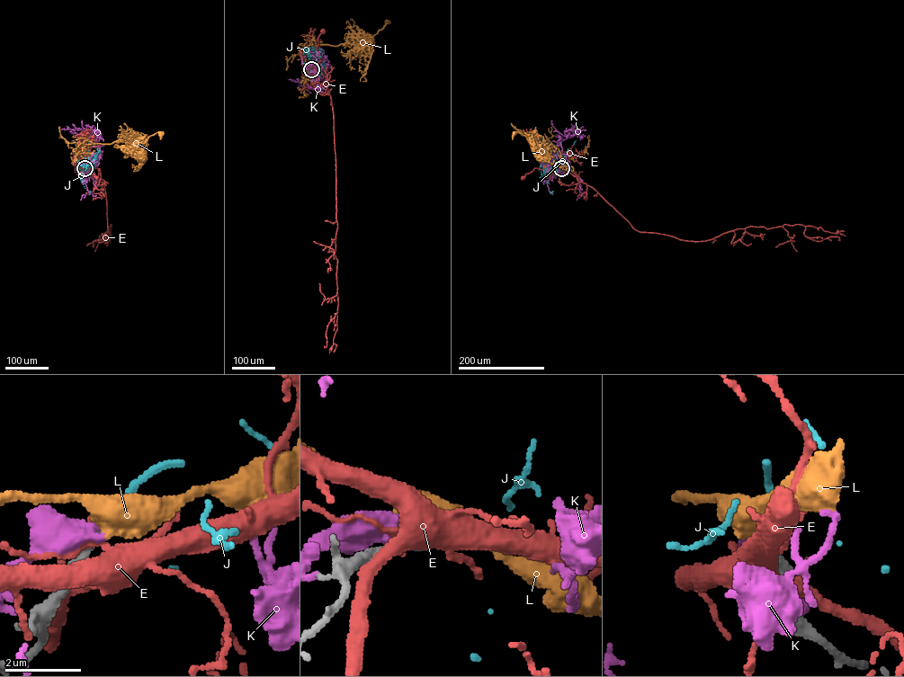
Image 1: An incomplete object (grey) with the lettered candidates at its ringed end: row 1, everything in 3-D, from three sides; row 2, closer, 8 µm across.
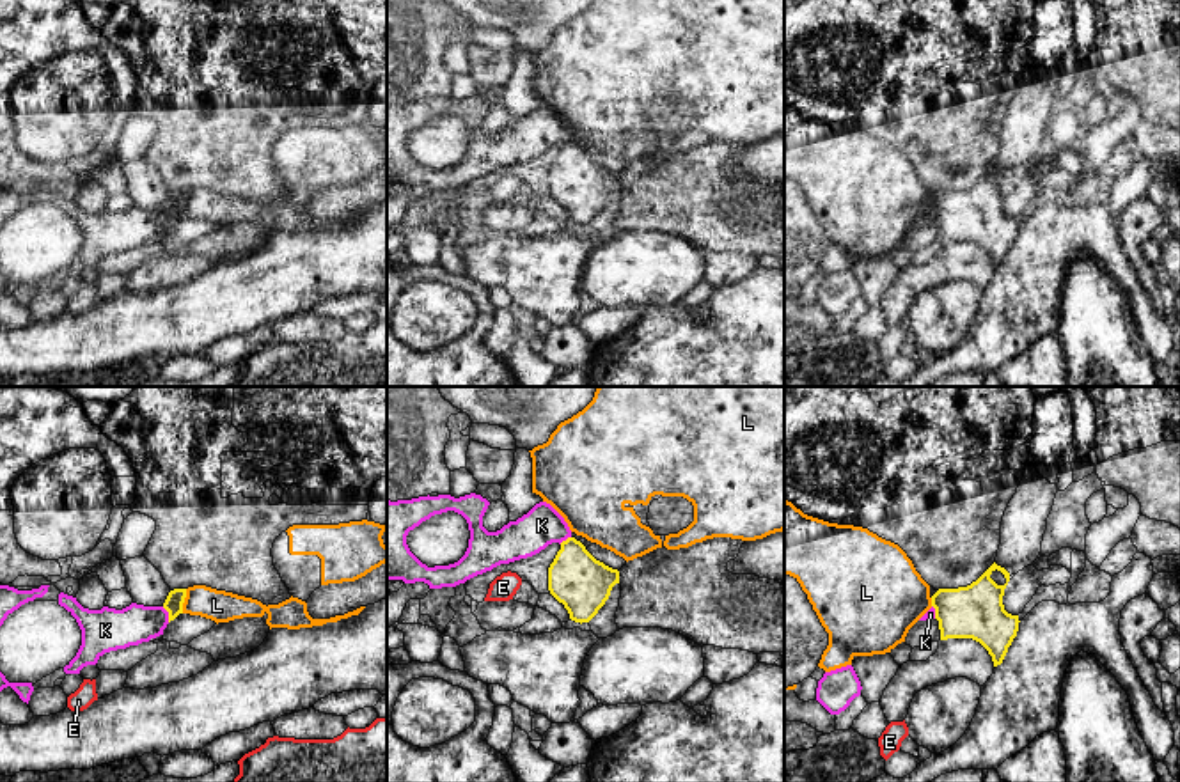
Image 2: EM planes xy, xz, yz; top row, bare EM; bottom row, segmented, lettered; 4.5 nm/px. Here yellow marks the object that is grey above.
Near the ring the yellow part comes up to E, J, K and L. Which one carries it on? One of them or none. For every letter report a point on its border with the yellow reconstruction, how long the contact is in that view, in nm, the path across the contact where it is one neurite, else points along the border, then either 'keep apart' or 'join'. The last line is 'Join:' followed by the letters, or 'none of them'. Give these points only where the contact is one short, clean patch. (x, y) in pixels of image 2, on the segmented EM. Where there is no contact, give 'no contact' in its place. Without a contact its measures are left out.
E: no contact | keep apart
J: no contact | join
K: xy (169, 614) | 80 nm | along xy (162, 607), (169, 621) | keep apart
L: xy (183, 602) | 110 nm | along xy (187, 589), (181, 612) | keep apart
Join: J

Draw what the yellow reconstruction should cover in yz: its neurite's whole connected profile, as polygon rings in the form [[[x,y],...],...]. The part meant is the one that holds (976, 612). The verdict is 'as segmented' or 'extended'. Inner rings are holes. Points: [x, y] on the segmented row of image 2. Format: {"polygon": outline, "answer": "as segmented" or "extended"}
{"polygon": [[[995,562],[971,585],[939,589],[932,596],[940,640],[972,638],[1001,665],[1019,631],[1019,615],[1004,610],[1010,573]]], "answer": "as segmented"}

